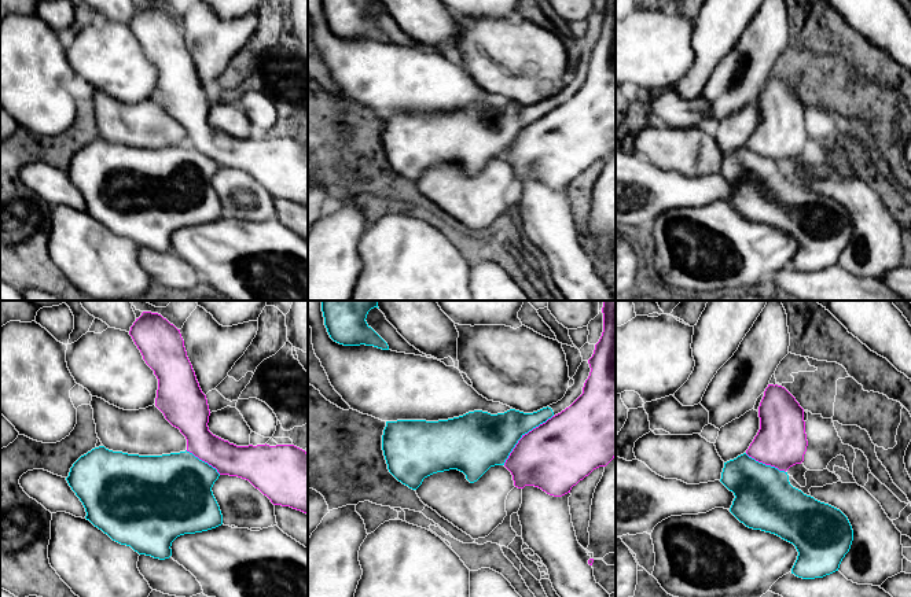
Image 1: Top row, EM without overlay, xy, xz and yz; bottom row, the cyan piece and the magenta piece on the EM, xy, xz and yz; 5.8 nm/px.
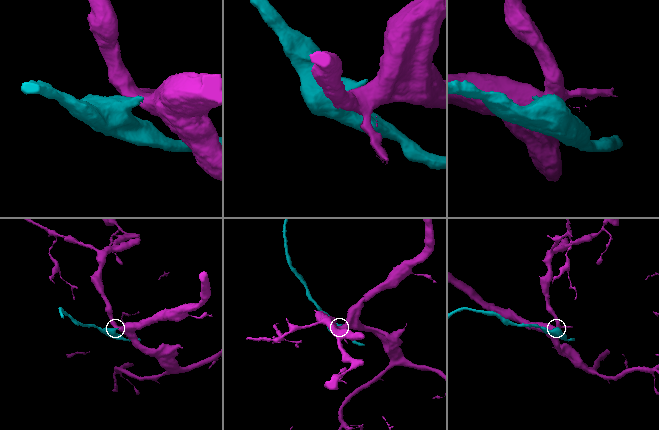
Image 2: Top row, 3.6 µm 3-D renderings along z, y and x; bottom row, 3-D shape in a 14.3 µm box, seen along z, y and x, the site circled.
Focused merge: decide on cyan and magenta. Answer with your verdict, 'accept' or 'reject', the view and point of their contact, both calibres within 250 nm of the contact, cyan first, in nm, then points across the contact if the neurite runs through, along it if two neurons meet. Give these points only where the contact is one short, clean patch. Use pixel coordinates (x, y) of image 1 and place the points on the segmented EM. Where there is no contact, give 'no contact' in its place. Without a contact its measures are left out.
reject; contact xz (524, 434); calibres 320 and 400 nm; border xz (553, 415), (529, 430), (518, 441), (503, 464)

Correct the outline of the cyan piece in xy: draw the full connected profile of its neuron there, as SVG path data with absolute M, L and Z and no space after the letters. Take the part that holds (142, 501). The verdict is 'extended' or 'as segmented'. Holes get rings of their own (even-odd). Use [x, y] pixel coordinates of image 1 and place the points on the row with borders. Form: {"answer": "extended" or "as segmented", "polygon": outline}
{"answer": "as segmented", "polygon": "M99 446L73 464L66 480L82 502L85 519L95 527L113 541L131 546L139 554L165 560L172 556L170 546L177 537L207 531L223 524L223 515L212 491L218 476L216 468L187 450L162 456L139 456Z"}

